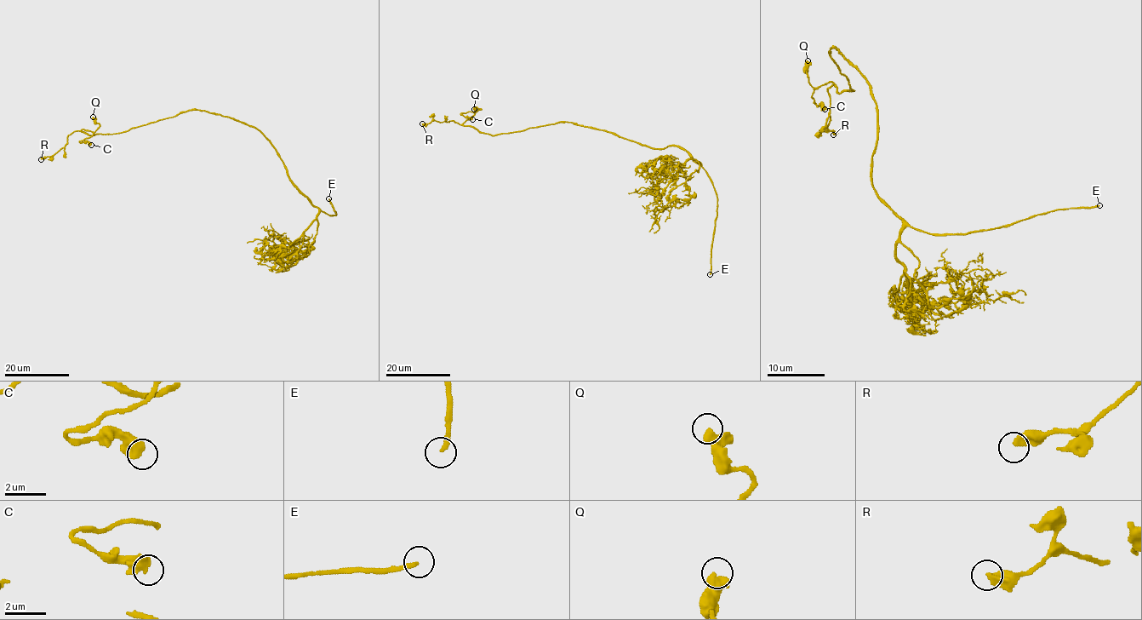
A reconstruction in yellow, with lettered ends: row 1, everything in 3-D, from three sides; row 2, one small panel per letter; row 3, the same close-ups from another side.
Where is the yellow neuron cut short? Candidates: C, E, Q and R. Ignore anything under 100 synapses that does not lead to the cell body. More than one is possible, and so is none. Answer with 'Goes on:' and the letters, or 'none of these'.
Goes on: E

